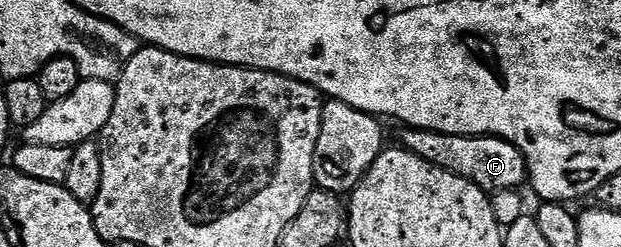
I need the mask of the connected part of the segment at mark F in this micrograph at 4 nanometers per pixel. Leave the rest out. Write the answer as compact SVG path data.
M419 127L403 132L401 146L405 150L448 173L456 173L456 177L464 177L484 192L518 191L521 183L527 182L524 153L520 153L520 149L516 149L516 145L507 139L497 139L495 135L453 135Z

